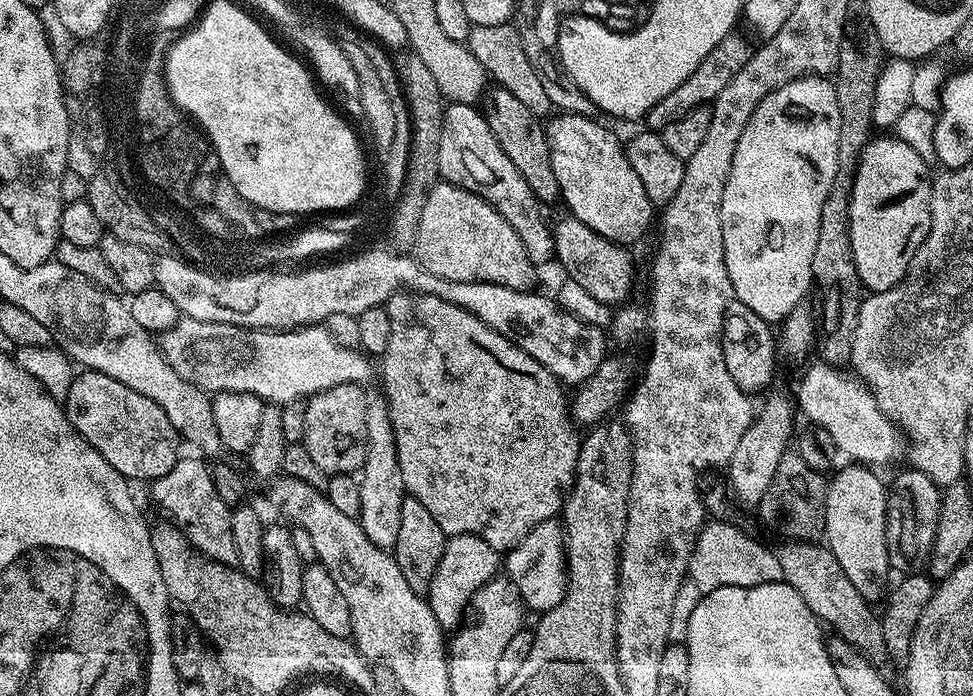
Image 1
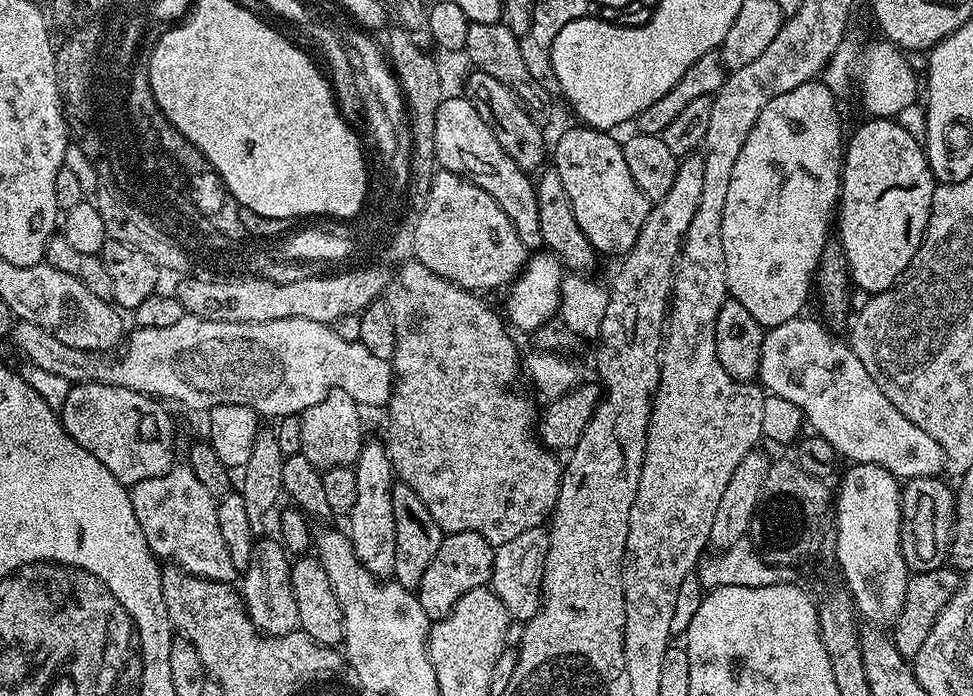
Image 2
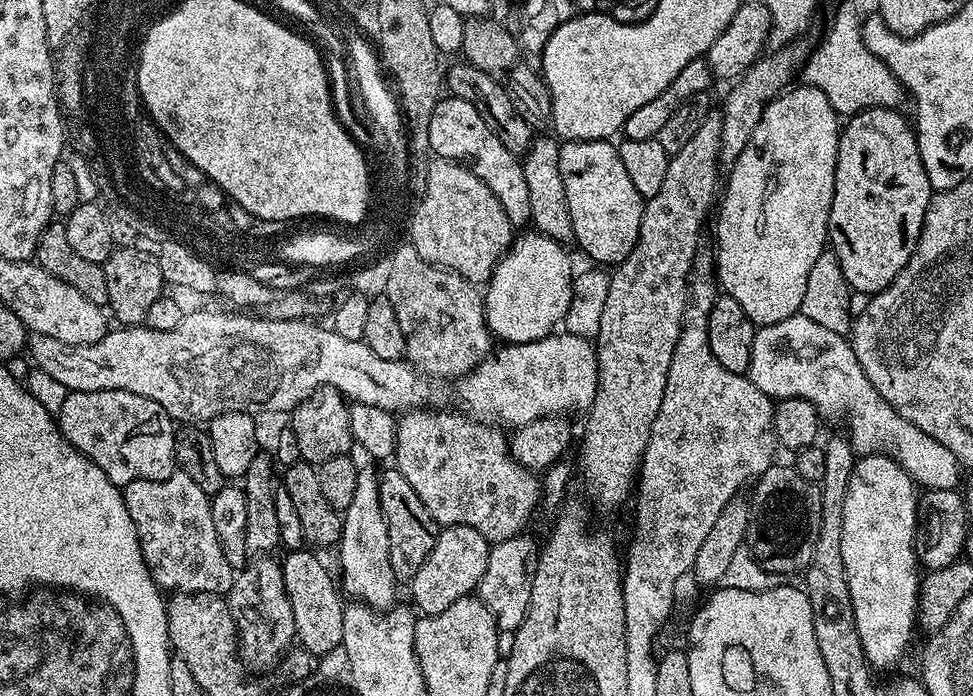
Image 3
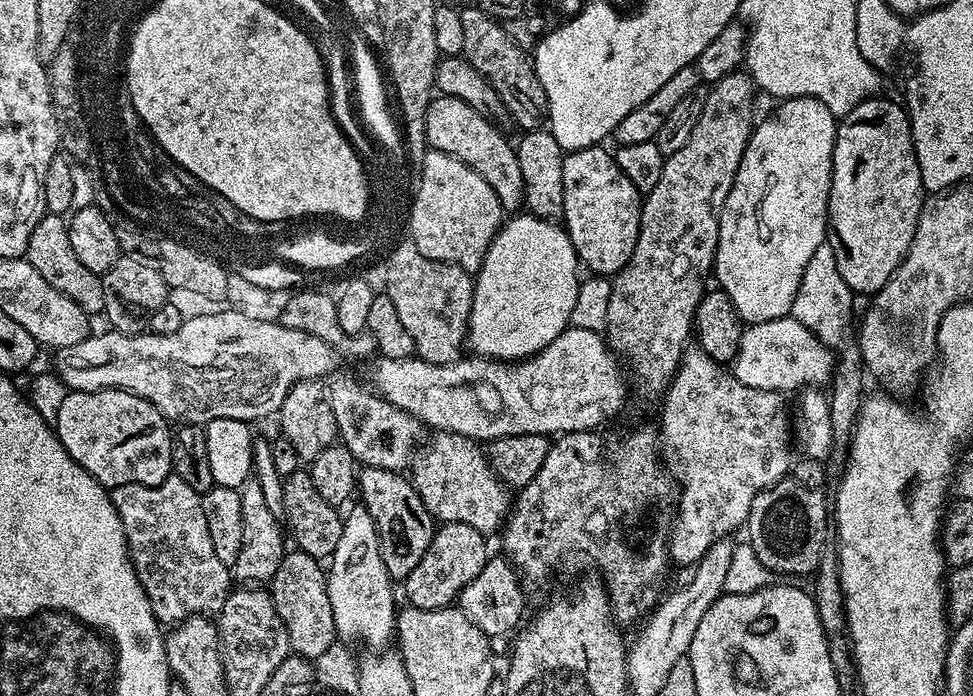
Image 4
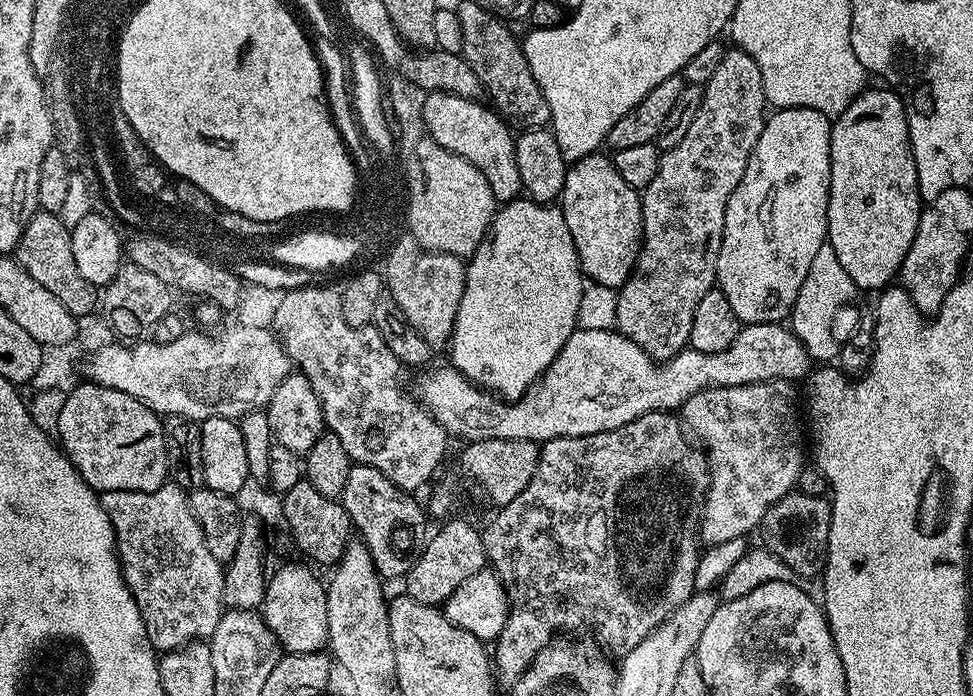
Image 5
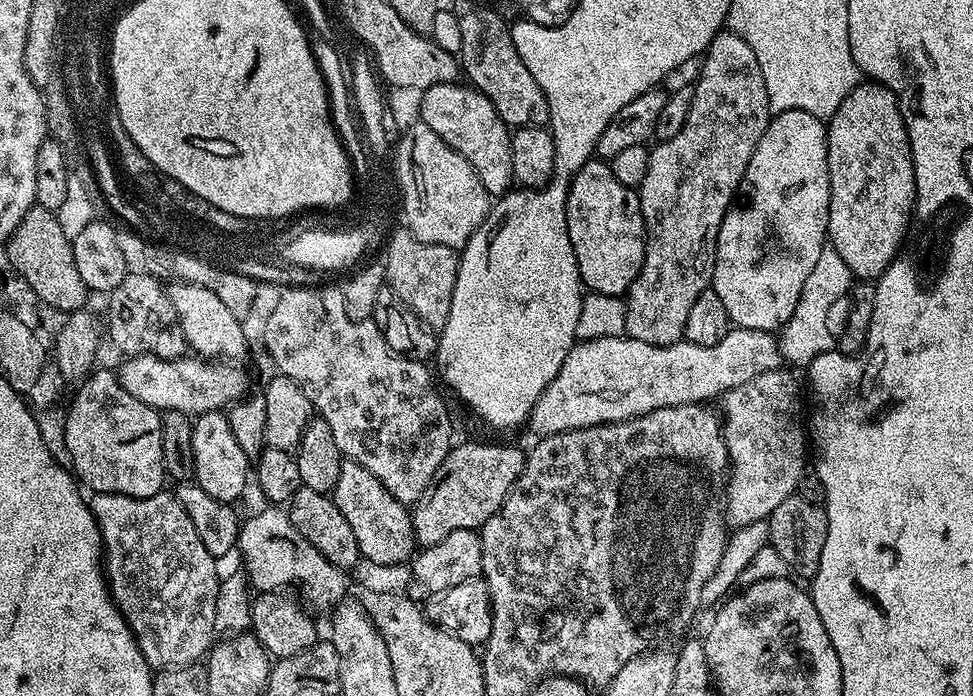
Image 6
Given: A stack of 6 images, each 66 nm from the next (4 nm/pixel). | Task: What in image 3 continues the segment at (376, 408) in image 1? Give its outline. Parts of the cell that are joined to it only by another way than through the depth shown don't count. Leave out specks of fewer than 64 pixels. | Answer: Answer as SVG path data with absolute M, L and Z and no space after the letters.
M360 468L358 487L354 489L354 499L342 513L344 525L338 551L340 551L340 576L345 593L352 595L353 601L367 604L377 610L393 607L398 581L394 578L394 570L390 570L390 534L386 530L386 518L382 510L382 502L378 498L380 477L377 469Z

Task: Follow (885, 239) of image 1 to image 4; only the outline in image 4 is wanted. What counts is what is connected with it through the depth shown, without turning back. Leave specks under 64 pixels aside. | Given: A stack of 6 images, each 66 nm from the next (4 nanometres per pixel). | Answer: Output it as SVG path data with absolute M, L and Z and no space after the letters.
M873 98L863 100L850 114L839 117L832 155L832 185L828 195L827 243L832 245L838 270L853 293L881 292L906 258L914 242L920 211L926 199L922 174L914 150L912 123L903 103Z

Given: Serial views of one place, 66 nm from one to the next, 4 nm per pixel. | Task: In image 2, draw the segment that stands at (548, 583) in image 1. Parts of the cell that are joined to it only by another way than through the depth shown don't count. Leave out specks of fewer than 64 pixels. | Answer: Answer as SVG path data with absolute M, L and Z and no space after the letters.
M543 527L522 530L510 542L495 545L496 557L492 567L490 587L506 606L513 621L533 620L542 607L542 585L544 583L544 563L548 557L548 532Z

